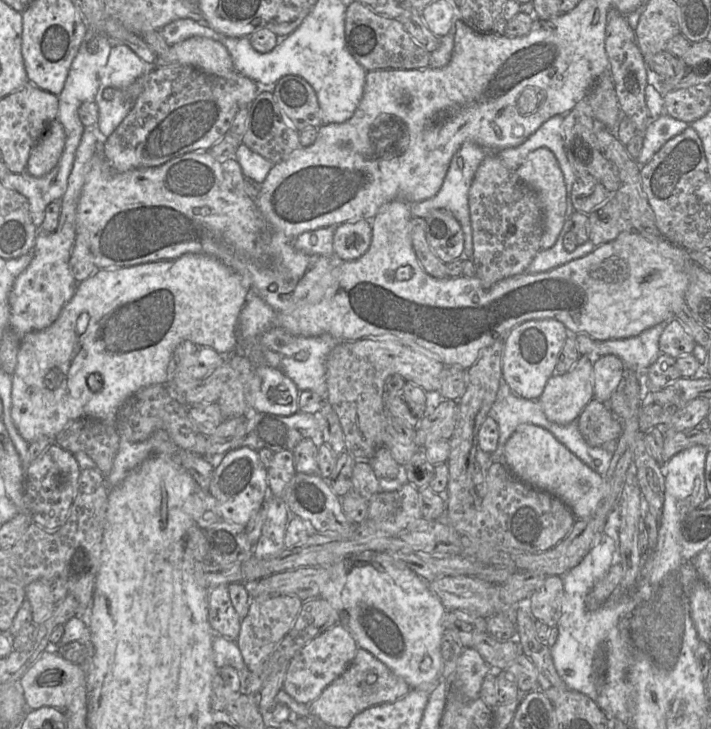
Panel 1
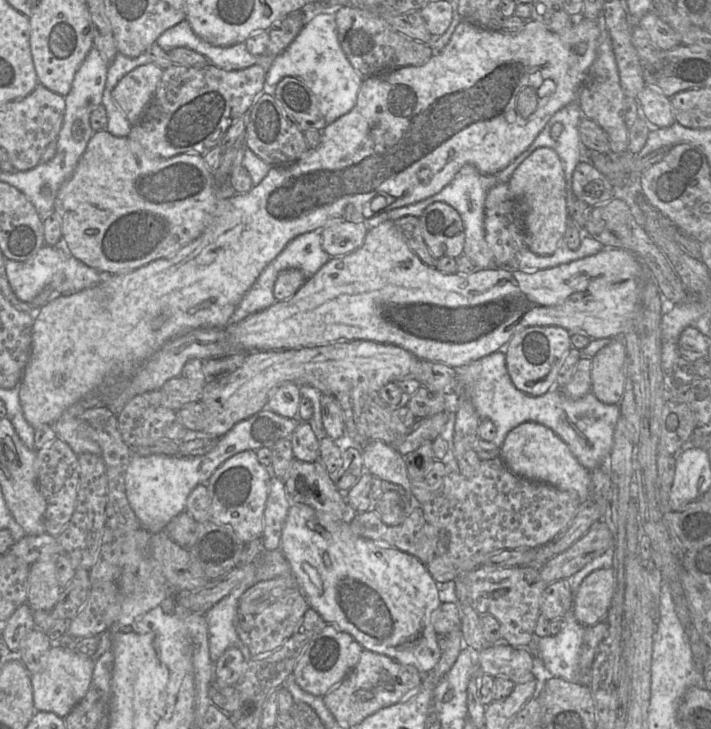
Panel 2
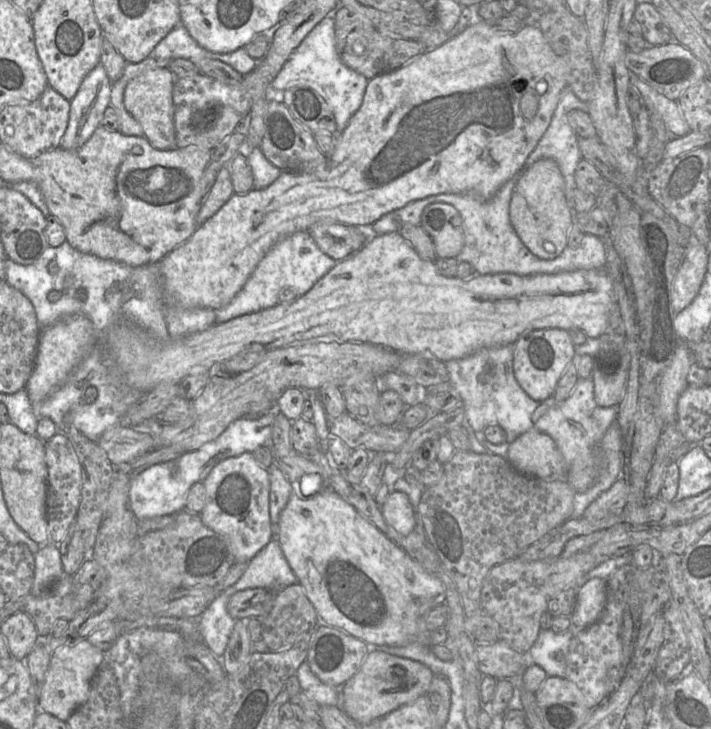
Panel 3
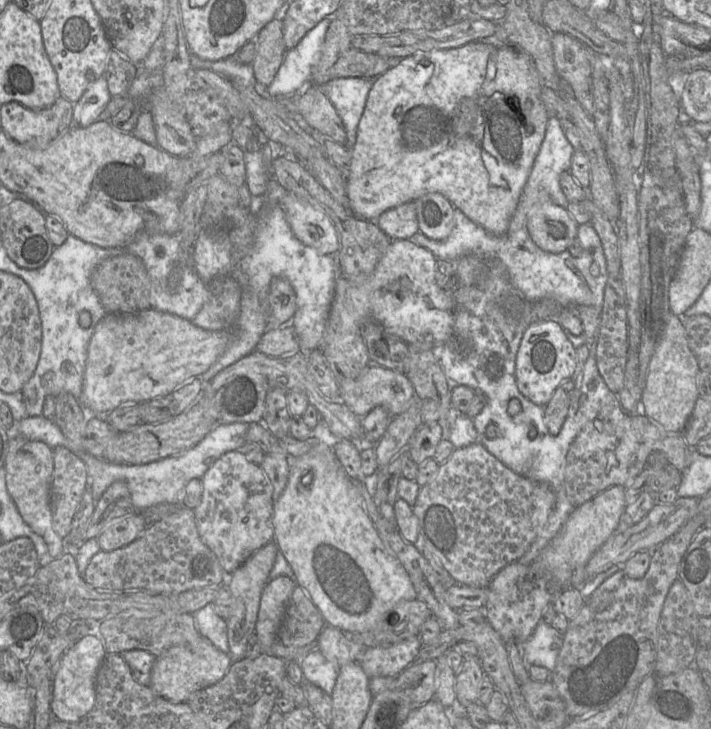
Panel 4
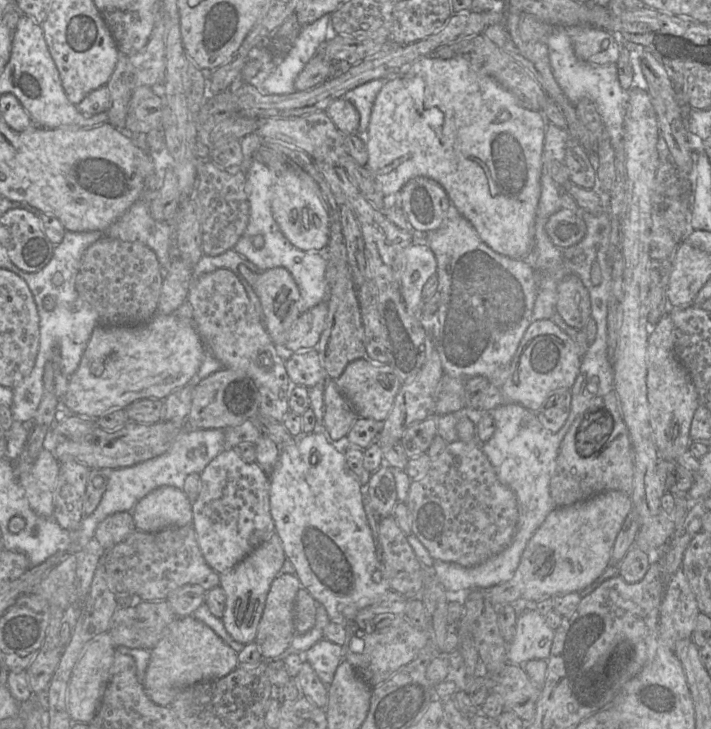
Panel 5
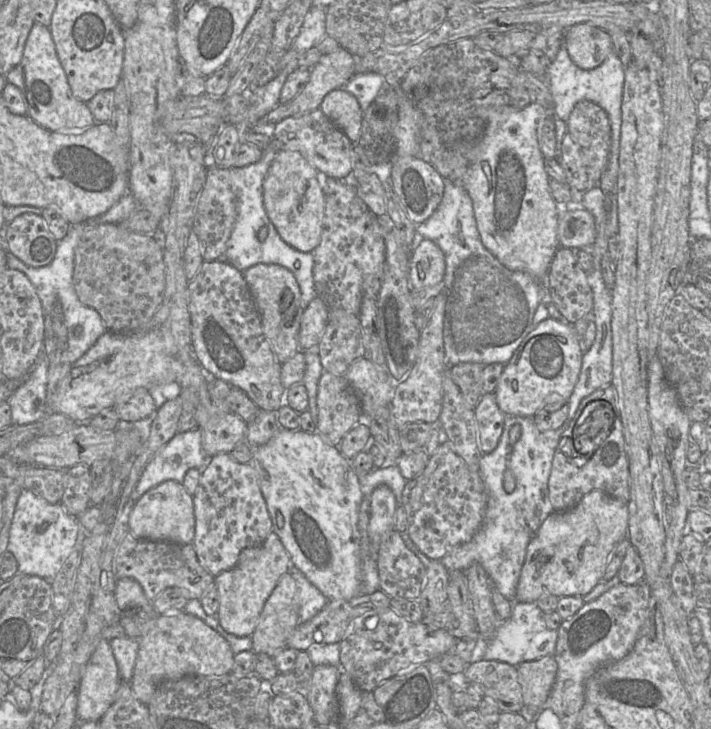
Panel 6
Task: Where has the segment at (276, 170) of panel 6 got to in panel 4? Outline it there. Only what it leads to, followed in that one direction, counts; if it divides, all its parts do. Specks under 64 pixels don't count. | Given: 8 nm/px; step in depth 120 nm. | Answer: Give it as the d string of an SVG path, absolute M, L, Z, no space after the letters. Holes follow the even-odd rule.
M288 191L280 199L280 207L294 236L300 242L325 255L337 254L339 249L337 230L324 212Z

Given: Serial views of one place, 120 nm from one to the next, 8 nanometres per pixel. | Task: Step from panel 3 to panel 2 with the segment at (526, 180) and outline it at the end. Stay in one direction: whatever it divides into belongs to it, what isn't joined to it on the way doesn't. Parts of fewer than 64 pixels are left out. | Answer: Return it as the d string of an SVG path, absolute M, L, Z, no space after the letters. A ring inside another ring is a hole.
M548 147L536 149L512 174L510 193L522 203L526 230L526 247L540 256L552 255L563 239L567 227L566 178L561 159Z

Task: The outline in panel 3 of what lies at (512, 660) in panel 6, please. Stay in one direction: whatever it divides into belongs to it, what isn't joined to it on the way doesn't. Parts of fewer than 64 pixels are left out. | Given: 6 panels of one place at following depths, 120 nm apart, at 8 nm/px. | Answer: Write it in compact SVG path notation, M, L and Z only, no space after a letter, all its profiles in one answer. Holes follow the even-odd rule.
M573 628L563 633L554 633L551 629L540 630L536 641L526 653L529 661L541 667L547 676L564 678L573 635Z

